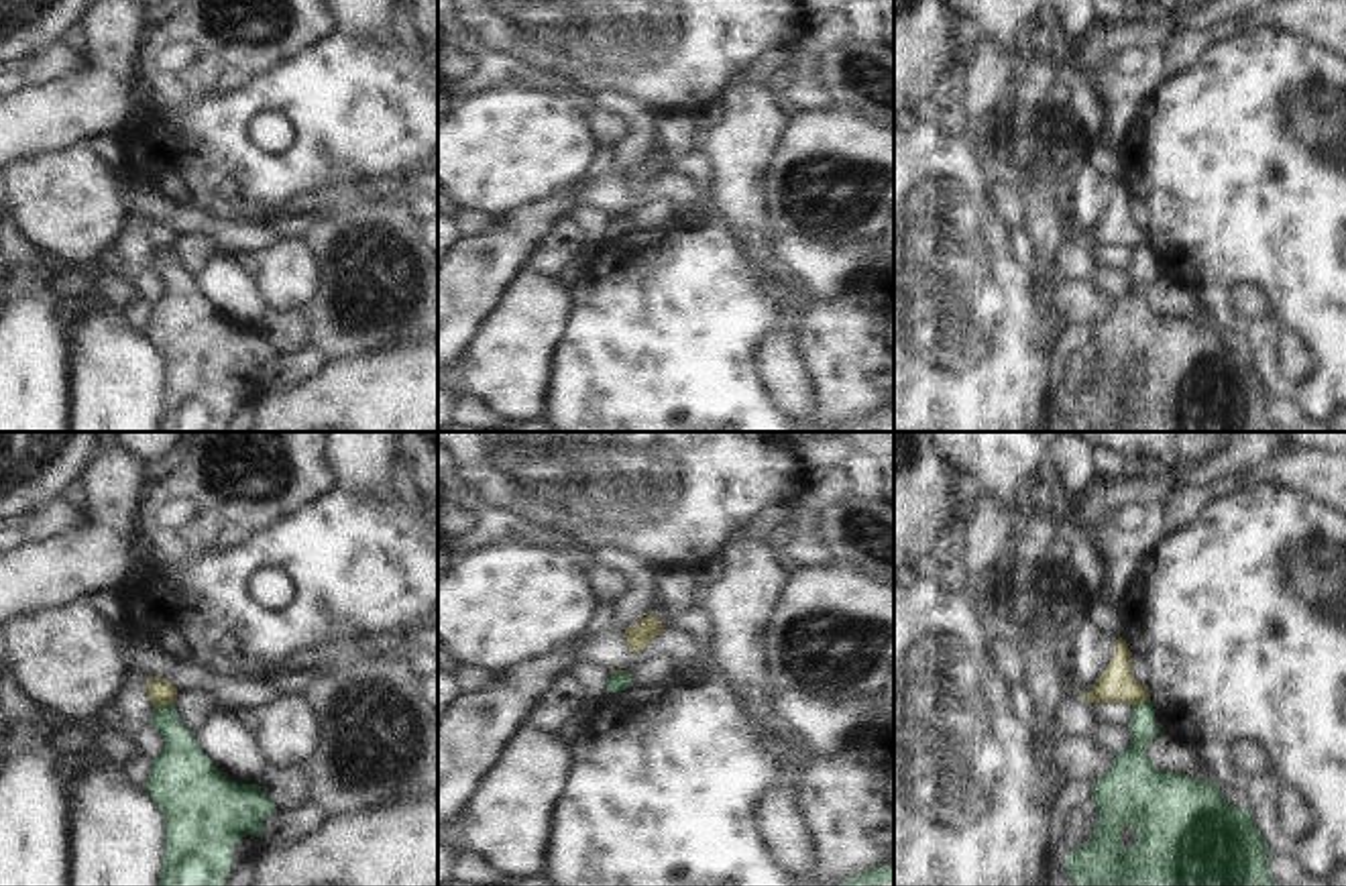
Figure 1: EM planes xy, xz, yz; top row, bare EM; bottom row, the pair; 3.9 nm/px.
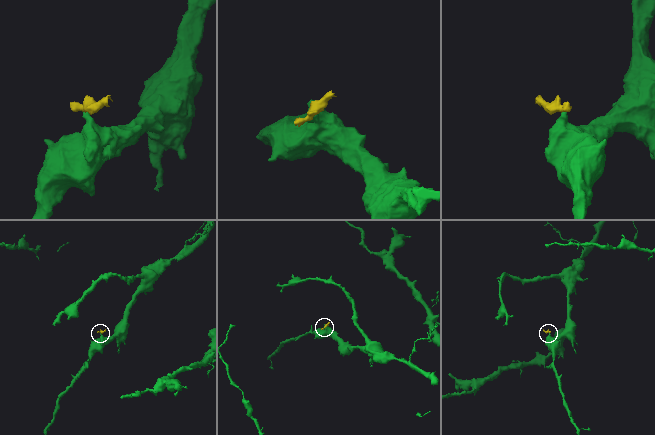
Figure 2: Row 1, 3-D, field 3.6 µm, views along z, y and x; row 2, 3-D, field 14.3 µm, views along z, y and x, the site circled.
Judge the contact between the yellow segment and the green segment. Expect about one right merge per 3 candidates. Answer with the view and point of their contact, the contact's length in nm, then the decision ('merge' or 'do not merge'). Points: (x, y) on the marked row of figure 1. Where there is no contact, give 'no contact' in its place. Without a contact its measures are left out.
meets yellow in xy at (163, 703); contact 70 nm long; do not merge

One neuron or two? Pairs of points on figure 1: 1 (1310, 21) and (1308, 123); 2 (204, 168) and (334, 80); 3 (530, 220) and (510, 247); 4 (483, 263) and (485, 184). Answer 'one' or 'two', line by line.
1: two
2: one
3: one
4: two

